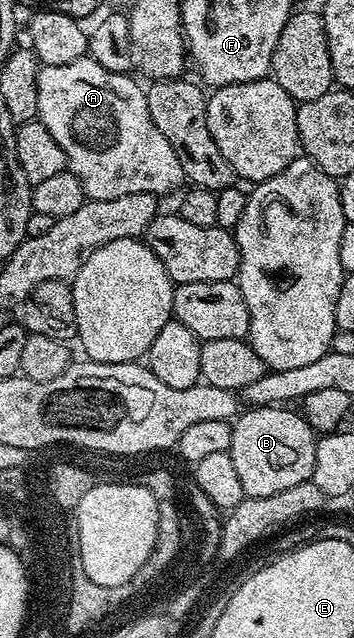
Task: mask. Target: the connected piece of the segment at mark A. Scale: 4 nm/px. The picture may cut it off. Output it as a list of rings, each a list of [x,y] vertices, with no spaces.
[[[86,56],[79,60],[71,60],[71,64],[41,66],[37,72],[37,91],[39,92],[37,118],[45,125],[47,132],[51,132],[51,136],[55,136],[59,148],[63,148],[67,169],[83,184],[86,199],[115,200],[118,196],[131,196],[131,192],[147,192],[148,194],[164,196],[164,194],[171,193],[172,190],[178,189],[177,191],[180,191],[182,189],[181,182],[184,183],[186,177],[179,164],[179,156],[175,156],[175,148],[171,148],[171,144],[167,144],[167,136],[163,136],[163,132],[159,132],[159,128],[155,128],[155,124],[151,120],[151,112],[147,112],[145,90],[133,79],[133,76],[111,72],[107,68],[103,68],[103,64],[99,64],[94,58]]]

